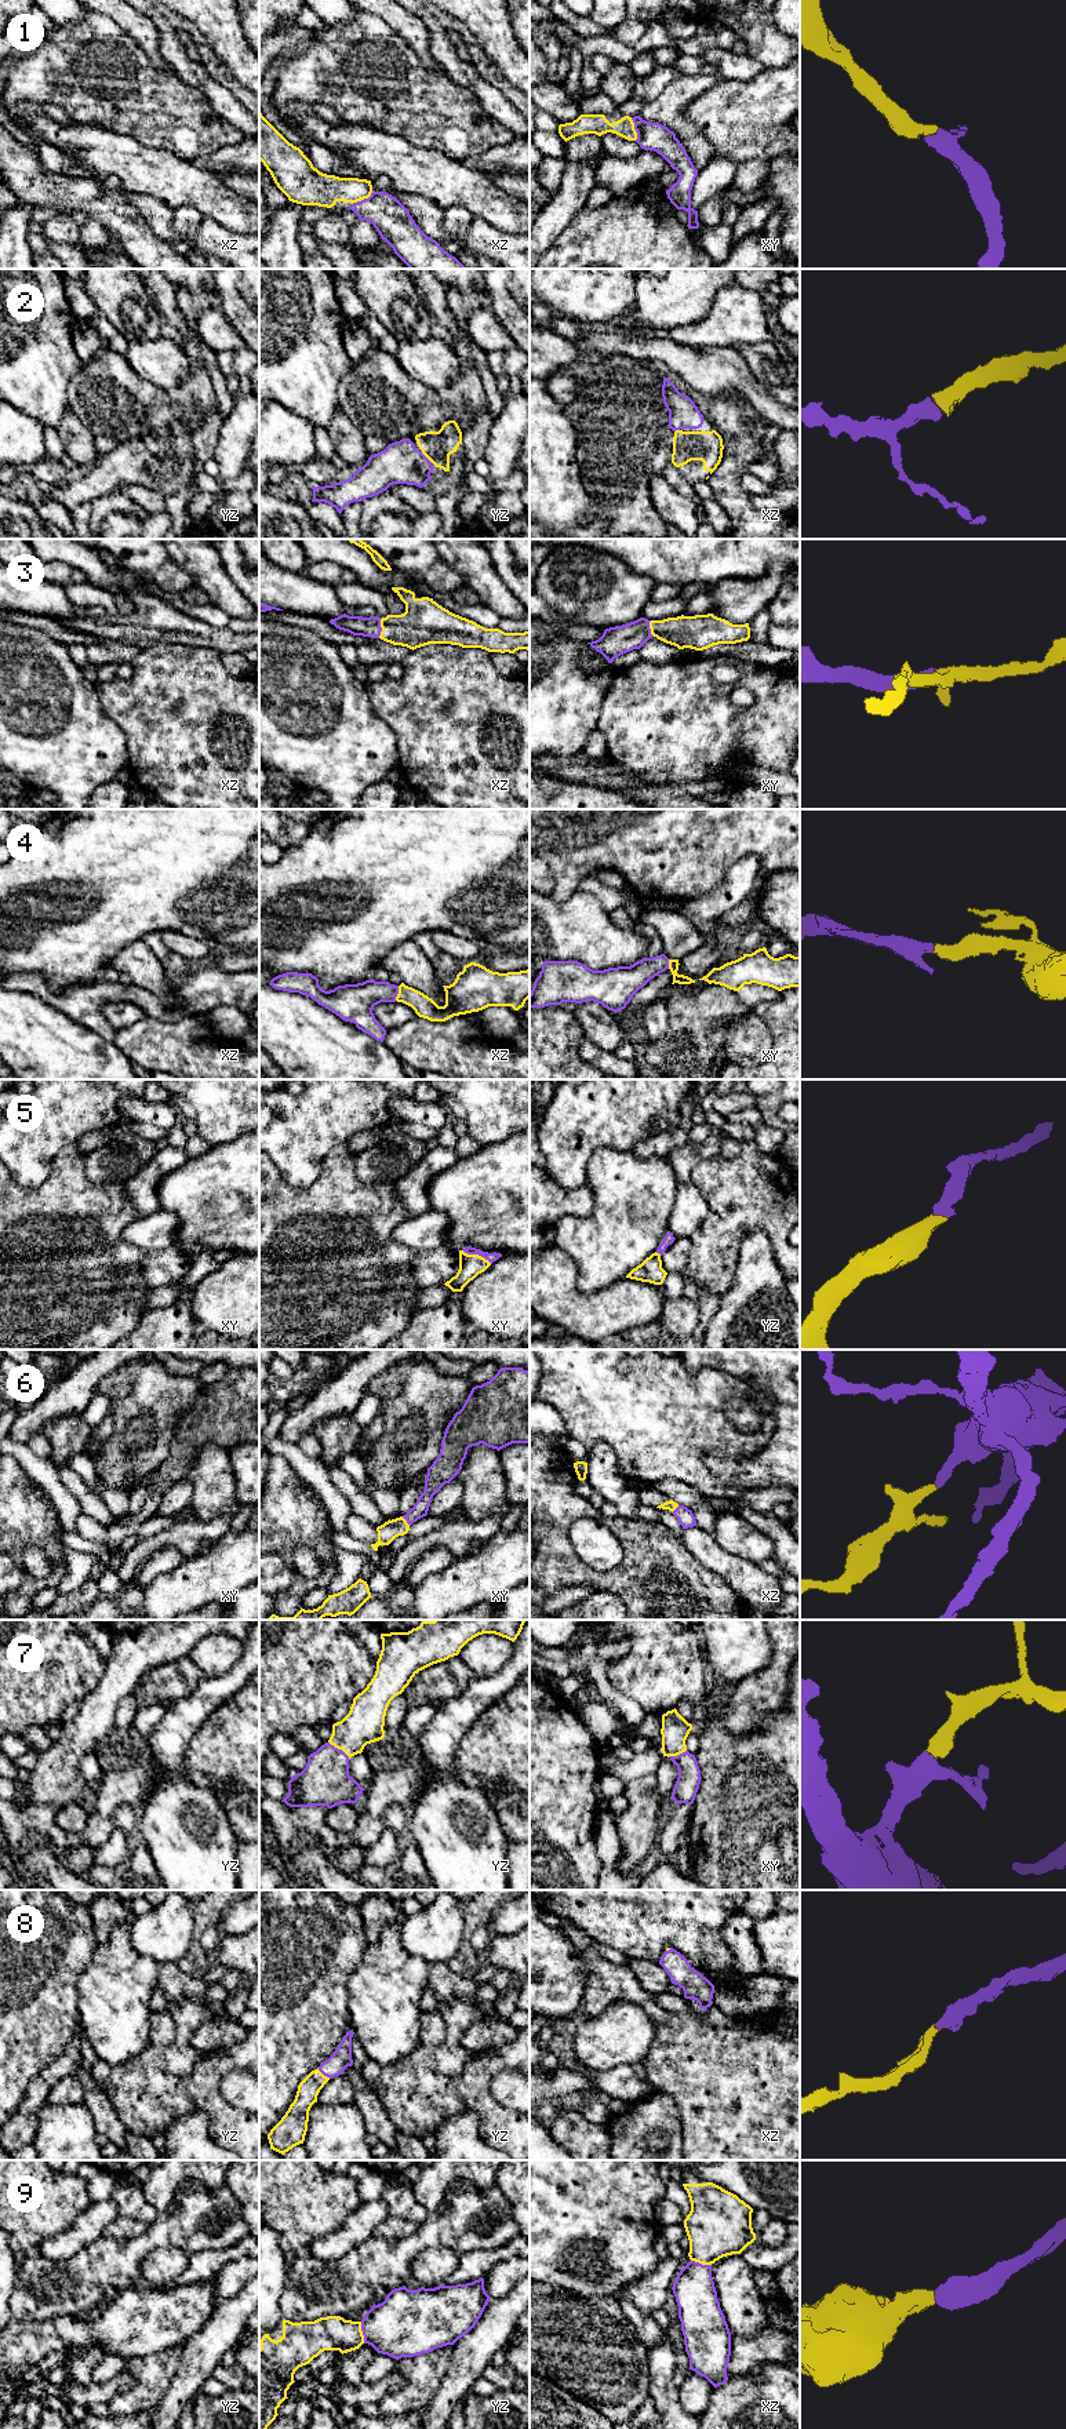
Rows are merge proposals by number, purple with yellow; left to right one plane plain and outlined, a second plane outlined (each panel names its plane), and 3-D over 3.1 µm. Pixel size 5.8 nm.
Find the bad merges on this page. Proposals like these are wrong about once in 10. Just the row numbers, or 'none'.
none

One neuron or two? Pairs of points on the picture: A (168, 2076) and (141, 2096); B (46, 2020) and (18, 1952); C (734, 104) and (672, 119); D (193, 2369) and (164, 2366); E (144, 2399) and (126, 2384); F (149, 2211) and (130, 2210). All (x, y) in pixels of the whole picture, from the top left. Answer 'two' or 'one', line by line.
A: one
B: one
C: two
D: two
E: two
F: one

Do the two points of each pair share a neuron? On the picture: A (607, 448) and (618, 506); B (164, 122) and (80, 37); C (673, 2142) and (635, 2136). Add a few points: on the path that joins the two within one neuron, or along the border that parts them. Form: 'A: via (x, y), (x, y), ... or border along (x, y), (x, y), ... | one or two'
A: via (617, 462), (618, 492) | one
B: via (141, 101), (134, 98), (95, 61) | one
C: via (669, 2131), (662, 2125), (646, 2125) | one

